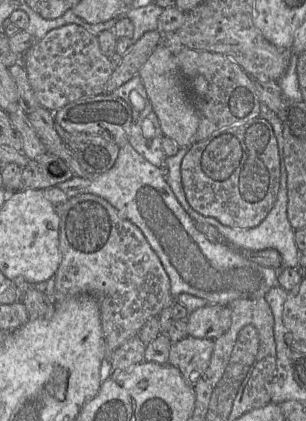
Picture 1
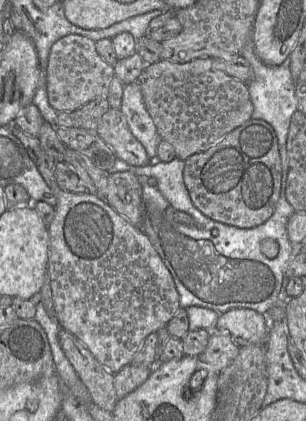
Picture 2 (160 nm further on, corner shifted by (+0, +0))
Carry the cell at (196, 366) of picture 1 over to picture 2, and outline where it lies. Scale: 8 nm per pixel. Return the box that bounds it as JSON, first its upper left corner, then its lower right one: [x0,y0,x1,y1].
[198,331,240,372]

